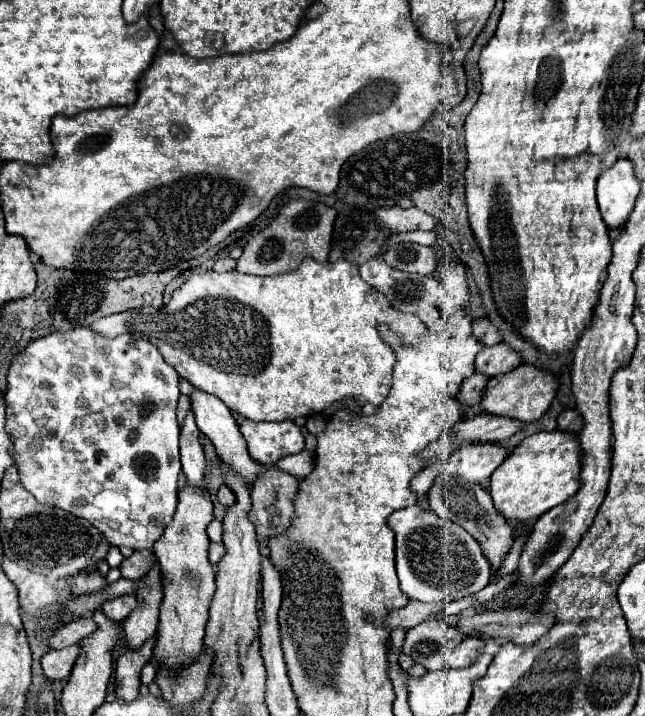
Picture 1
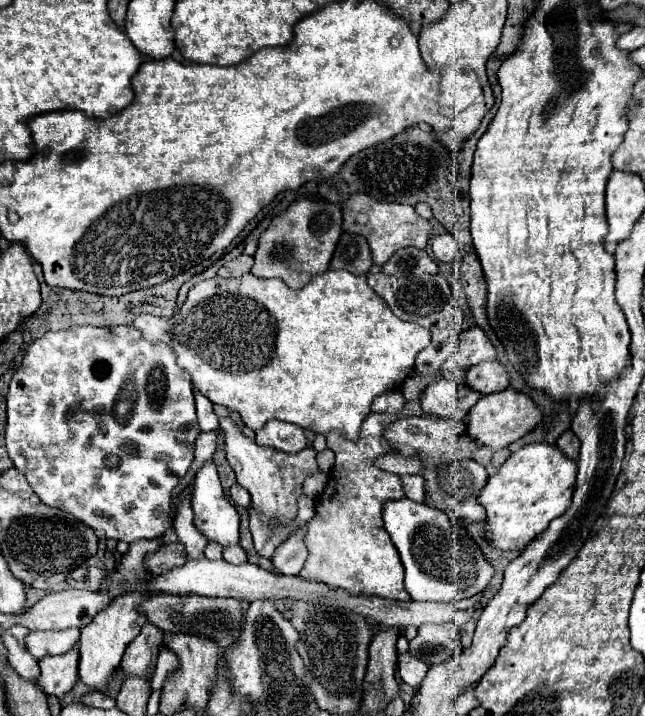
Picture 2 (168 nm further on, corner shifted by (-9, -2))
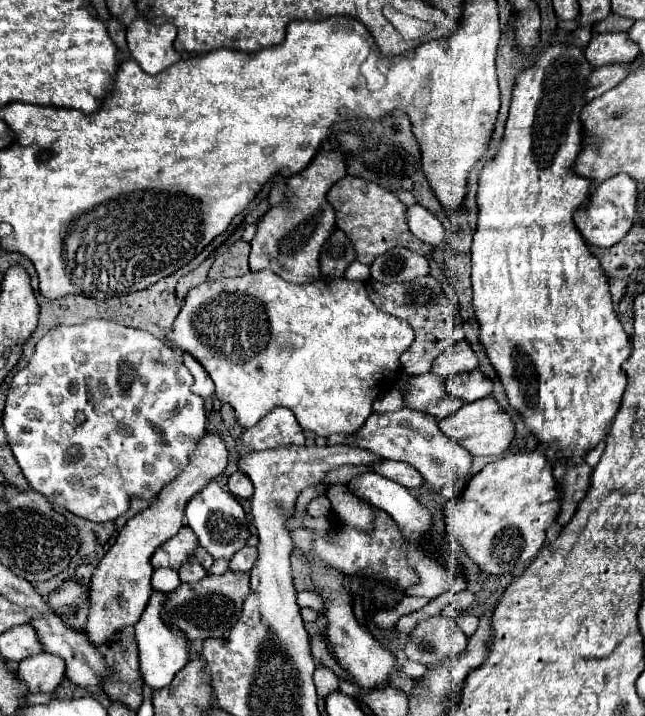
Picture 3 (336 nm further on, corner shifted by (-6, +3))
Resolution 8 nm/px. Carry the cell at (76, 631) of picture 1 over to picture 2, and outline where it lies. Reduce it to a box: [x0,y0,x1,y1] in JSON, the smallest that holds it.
[26,628,80,660]

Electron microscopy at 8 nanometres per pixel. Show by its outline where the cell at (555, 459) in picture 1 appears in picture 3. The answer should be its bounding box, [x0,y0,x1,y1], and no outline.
[445,451,561,575]

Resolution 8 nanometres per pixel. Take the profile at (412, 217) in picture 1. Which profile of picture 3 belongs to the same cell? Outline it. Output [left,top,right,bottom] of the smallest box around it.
[327,175,433,265]

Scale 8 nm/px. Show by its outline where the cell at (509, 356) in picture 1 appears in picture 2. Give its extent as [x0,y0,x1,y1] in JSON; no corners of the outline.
[464,360,508,396]

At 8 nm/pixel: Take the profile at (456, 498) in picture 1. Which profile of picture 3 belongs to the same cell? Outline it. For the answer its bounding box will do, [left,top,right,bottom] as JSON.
[327,407,473,499]

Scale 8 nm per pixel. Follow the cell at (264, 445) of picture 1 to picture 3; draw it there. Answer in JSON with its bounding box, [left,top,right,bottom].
[241,407,305,451]

